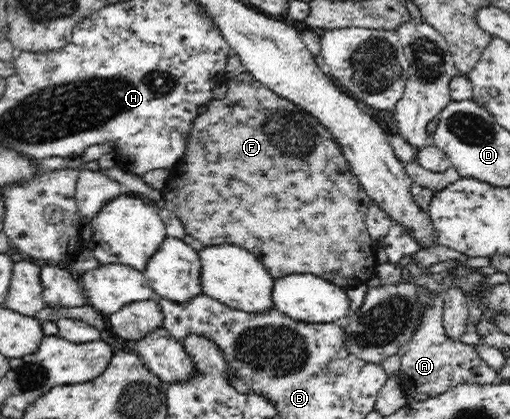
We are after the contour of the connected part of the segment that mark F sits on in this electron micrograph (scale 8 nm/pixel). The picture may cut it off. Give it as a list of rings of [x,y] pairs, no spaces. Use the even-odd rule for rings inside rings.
[[[250,72],[240,74],[230,80],[226,79],[228,92],[224,99],[213,99],[201,109],[198,117],[192,123],[192,133],[189,137],[184,157],[178,164],[170,169],[171,175],[165,186],[161,189],[161,197],[165,200],[165,207],[176,214],[177,219],[183,223],[188,236],[192,236],[204,246],[220,244],[239,245],[254,253],[260,261],[267,266],[267,270],[274,279],[290,274],[313,273],[318,277],[331,281],[334,285],[344,288],[353,288],[368,282],[377,275],[376,259],[377,244],[365,227],[368,208],[373,204],[360,182],[355,177],[349,162],[340,150],[339,143],[328,129],[320,124],[310,113],[298,105],[279,97],[266,85],[260,84]]]

